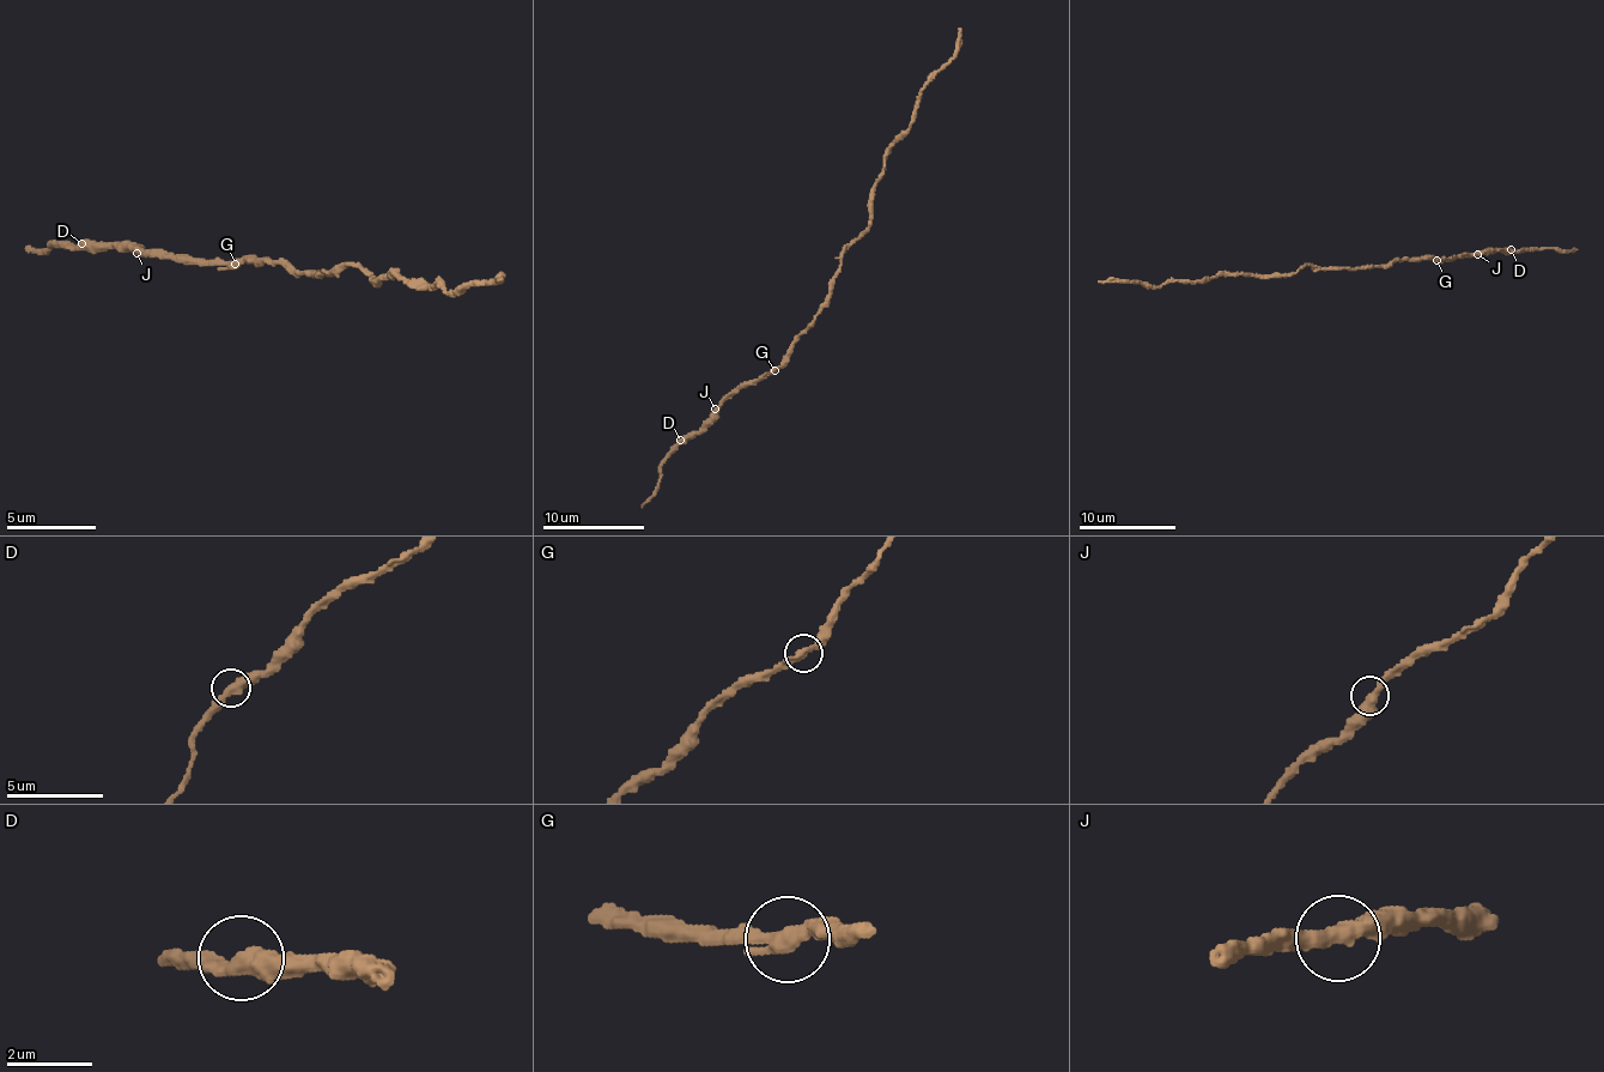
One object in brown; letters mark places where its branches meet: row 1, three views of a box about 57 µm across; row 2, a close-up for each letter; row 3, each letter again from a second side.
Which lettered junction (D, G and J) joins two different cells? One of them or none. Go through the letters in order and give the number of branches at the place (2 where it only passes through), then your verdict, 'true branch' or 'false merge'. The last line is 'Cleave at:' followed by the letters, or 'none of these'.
D: 2 branches meet; true branch
G: 2 branches meet; true branch
J: 2 branches meet; true branch
Cleave at: none of these

